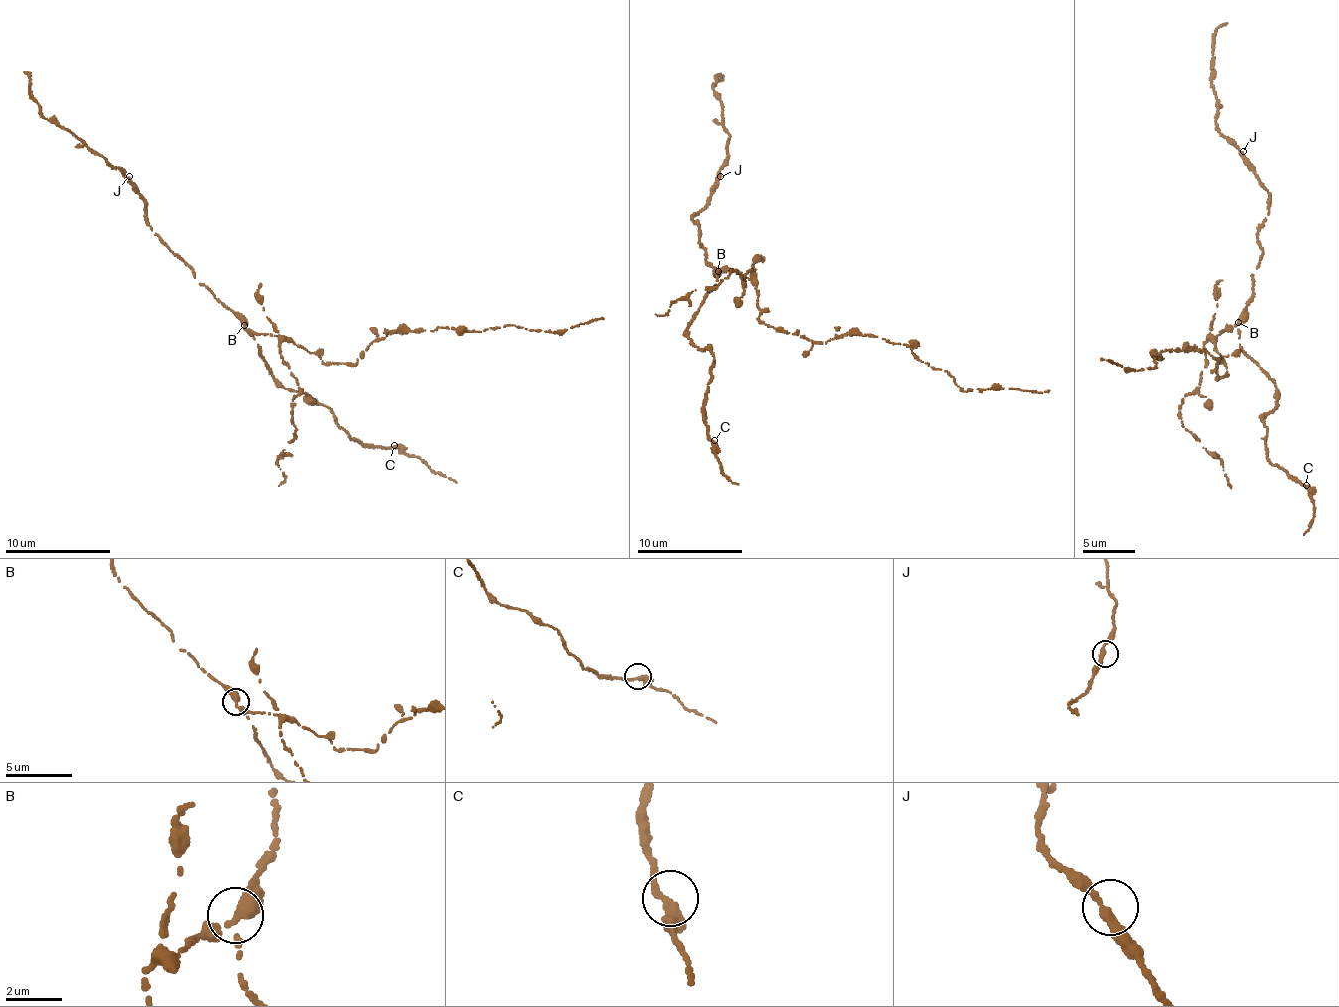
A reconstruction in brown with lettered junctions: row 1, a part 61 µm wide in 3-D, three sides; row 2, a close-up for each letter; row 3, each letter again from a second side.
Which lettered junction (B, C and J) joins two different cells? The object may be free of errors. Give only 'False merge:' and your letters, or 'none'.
False merge: B

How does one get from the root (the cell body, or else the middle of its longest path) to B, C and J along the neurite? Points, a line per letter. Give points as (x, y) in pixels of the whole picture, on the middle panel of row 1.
B: (742, 276), (735, 269), (719, 267), (718, 271)
C: (742, 276), (719, 267), (686, 325), (695, 346), (710, 349), (713, 356), (704, 409), (714, 440)
J: (742, 276), (735, 269), (719, 267), (718, 271), (708, 265), (698, 225), (691, 220), (706, 207), (720, 176)

